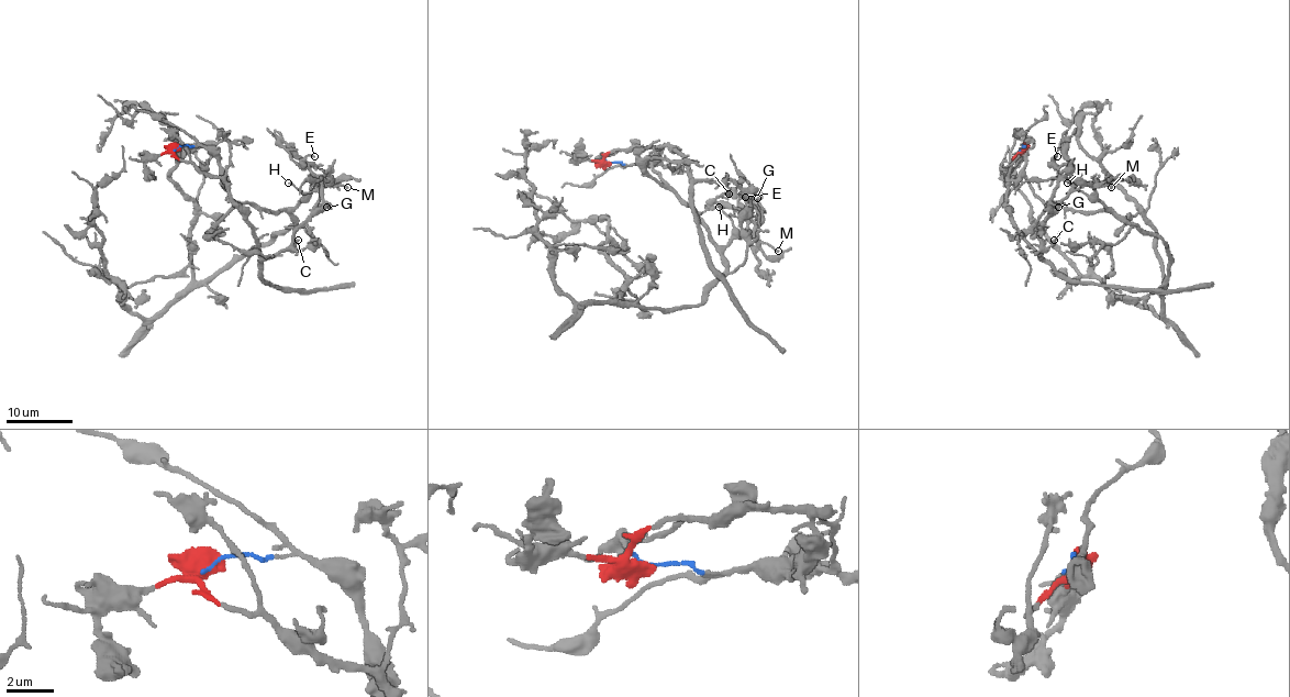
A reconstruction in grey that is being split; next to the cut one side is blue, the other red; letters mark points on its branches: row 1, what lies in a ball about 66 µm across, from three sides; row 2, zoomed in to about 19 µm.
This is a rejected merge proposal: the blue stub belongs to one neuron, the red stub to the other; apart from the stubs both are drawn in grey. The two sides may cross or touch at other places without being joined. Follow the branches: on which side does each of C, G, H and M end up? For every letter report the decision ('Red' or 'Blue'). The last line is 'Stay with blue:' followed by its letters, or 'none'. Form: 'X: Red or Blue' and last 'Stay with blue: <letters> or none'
C: Red
G: Red
H: Blue
M: Blue
Stay with blue: H, M

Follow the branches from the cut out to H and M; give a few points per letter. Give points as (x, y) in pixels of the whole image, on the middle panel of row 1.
H: (607, 162), (651, 164), (707, 227), (709, 235), (722, 245), (732, 239), (734, 225), (719, 207)
M: (607, 162), (651, 164), (707, 227), (709, 235), (719, 245), (754, 233), (779, 251)

